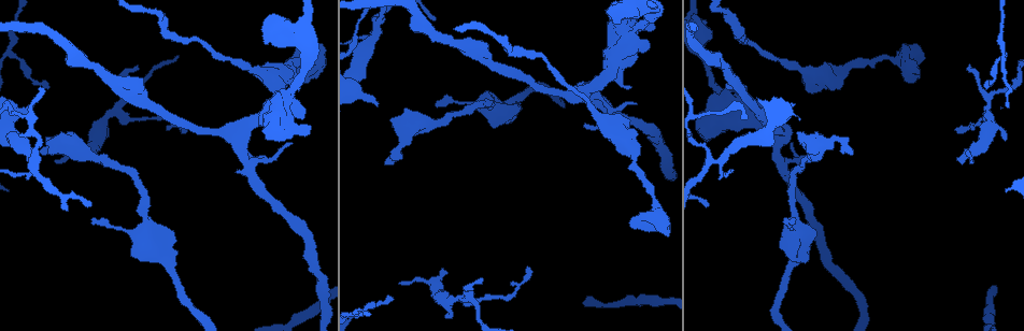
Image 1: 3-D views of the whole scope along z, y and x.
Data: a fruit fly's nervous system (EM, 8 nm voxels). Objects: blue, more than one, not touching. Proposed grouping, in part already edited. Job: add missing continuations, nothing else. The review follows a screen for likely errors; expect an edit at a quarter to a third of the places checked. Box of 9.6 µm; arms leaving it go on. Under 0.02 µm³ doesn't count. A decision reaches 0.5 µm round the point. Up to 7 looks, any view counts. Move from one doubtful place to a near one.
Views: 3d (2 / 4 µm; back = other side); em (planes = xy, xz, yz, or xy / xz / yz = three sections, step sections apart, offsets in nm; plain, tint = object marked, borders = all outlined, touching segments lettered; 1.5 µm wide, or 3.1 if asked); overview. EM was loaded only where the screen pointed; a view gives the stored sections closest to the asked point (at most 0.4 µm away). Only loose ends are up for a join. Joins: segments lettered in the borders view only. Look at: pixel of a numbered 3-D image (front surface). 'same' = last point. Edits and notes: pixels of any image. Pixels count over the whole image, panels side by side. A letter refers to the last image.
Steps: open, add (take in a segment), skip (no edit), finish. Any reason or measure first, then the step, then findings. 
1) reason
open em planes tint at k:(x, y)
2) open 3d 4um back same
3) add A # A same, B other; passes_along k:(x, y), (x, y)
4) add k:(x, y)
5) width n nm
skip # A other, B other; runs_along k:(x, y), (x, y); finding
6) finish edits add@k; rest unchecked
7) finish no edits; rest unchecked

free end
open em planes plain at 1:(377, 105)

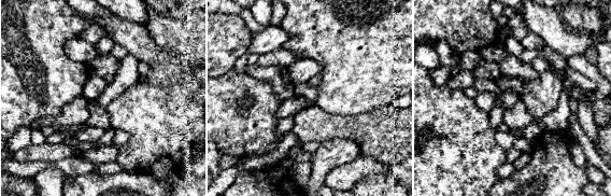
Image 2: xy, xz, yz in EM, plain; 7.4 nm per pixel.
open em planes borders same

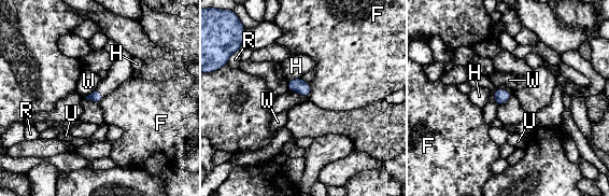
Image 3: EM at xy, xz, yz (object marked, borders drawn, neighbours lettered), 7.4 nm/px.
longest_contact H 110 nm
skip # F other, H other, R other, U other, W other; none of them fits

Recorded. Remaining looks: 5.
tapers out
open em yz step 8 borders at 1:(795, 220)

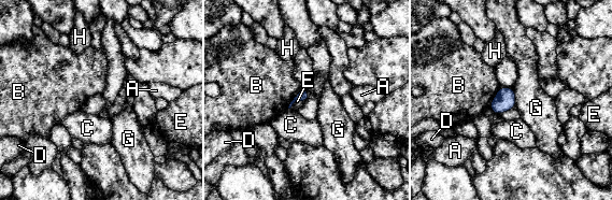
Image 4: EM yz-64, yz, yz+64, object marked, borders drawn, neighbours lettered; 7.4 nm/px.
open em xz step 4 borders same

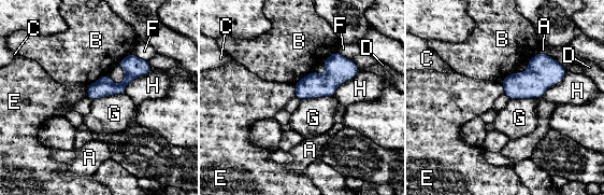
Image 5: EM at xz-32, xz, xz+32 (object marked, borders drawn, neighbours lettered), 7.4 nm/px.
skip # A other, B other, C other, D other, E other, F other, G other, H other; runs_along 5:(146, 65), (118, 88), (89, 94); none of them fits

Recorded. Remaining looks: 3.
free end
open em planes borders at 1:(401, 282)

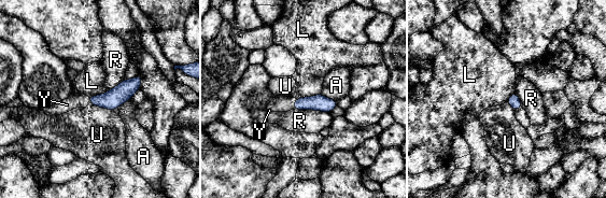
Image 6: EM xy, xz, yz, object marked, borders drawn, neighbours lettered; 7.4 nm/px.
longest_contact R 280 nm
add Y # A other, L other, R other, U other, Y same; it goes on there

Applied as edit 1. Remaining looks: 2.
finish edits add@6; rest unchecked

